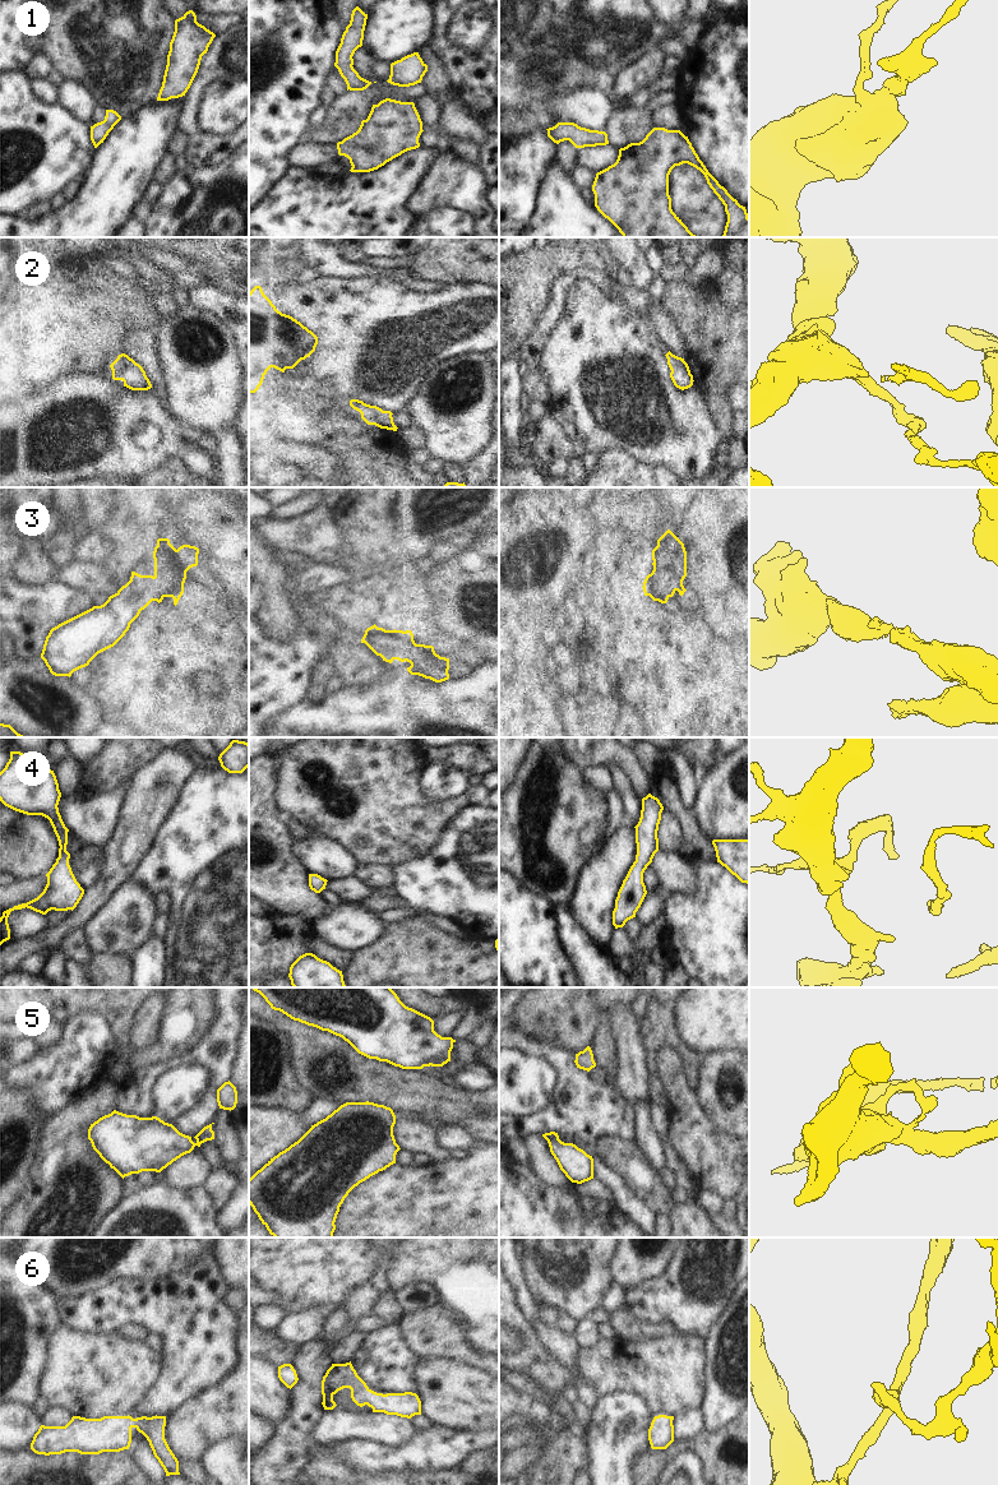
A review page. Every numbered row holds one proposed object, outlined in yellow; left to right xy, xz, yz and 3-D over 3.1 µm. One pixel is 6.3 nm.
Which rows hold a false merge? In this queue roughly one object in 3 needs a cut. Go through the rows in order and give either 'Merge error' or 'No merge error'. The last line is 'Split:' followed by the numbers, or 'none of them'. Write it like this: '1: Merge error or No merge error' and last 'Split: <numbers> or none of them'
1: No merge error
2: No merge error
3: No merge error
4: No merge error
5: Merge error
6: No merge error
Split: 5

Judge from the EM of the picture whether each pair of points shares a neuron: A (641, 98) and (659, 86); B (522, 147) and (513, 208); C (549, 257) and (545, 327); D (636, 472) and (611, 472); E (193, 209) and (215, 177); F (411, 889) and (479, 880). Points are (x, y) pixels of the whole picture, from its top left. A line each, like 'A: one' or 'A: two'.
A: one
B: one
C: two
D: one
E: one
F: one

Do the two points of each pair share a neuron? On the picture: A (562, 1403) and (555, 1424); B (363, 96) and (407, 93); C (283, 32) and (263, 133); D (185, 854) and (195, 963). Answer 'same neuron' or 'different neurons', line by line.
A: different neurons
B: same neuron
C: same neuron
D: same neuron

